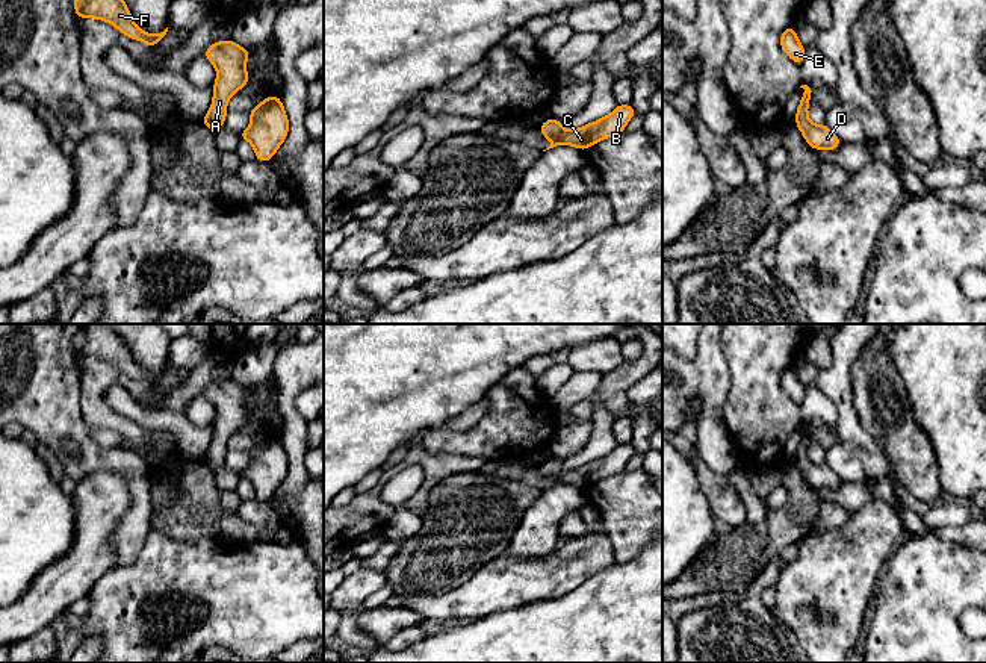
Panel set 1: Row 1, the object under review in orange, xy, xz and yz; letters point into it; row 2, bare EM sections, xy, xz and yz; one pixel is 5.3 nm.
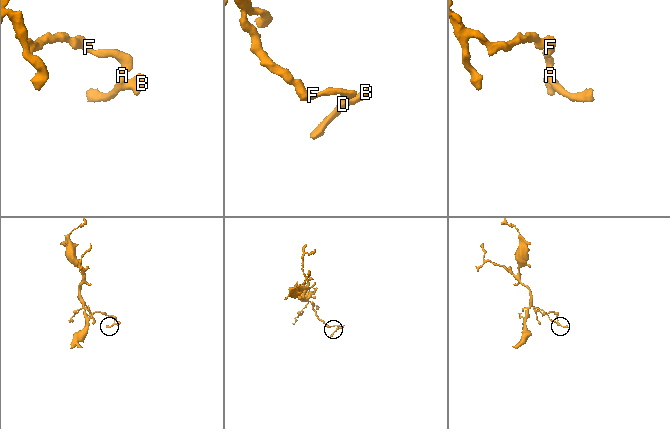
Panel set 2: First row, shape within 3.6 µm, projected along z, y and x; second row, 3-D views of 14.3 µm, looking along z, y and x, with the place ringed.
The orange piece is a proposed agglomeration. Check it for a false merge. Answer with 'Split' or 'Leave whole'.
Leave whole

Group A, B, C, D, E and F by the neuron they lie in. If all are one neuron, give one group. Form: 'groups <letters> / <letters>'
groups A B C D E F

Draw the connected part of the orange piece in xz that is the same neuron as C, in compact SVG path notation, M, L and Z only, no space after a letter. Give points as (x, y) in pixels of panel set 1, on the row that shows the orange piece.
M619 104L605 118L596 120L584 127L564 130L560 120L550 118L540 124L540 132L544 138L552 141L546 150L553 148L558 144L567 144L579 150L587 150L602 139L625 132L625 126L635 114L637 110L631 104Z

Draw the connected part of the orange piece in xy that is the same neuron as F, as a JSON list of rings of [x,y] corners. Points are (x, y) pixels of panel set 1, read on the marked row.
[[[74,0],[74,11],[79,18],[98,18],[113,24],[122,35],[154,47],[166,35],[168,27],[157,33],[145,33],[138,27],[124,0]]]

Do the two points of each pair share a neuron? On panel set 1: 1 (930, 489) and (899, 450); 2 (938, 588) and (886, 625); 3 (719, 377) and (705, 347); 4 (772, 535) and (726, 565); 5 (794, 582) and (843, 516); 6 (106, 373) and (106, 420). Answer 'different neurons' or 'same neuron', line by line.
1: same neuron
2: same neuron
3: same neuron
4: same neuron
5: different neurons
6: same neuron

